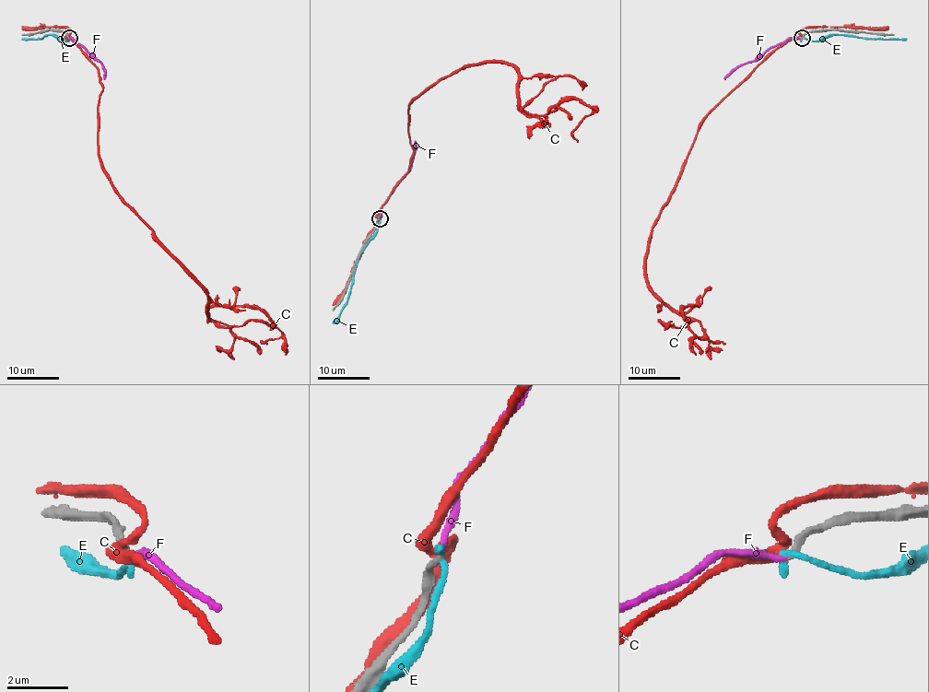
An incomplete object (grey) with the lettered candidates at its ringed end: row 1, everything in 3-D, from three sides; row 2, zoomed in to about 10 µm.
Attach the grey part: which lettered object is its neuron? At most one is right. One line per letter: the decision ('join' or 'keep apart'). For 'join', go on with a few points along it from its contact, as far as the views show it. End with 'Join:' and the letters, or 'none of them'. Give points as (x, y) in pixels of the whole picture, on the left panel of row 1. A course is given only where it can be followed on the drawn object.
C: keep apart
E: keep apart
F: join | via (69, 38), (101, 64), (104, 79)
Join: F

